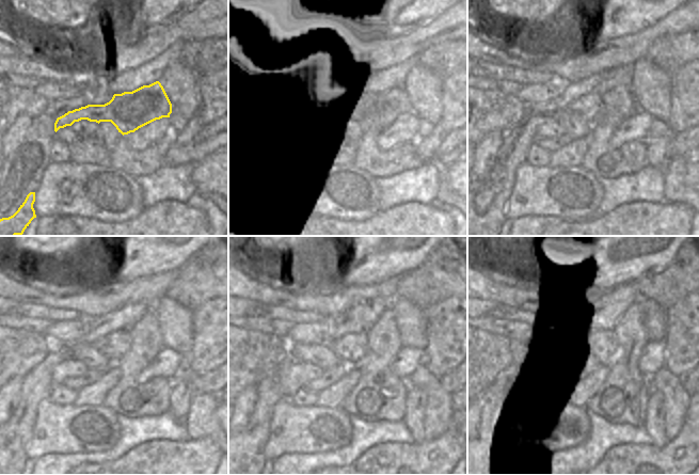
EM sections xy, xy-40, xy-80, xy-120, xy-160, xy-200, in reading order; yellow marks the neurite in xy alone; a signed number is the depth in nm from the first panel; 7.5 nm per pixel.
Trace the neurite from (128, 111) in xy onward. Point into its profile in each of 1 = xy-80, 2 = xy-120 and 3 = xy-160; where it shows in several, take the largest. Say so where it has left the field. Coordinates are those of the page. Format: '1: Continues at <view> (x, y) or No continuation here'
1: Continues at xy-80 (517, 141)
2: Continues at xy-120 (11, 439)
3: Continues at xy-160 (250, 442).

